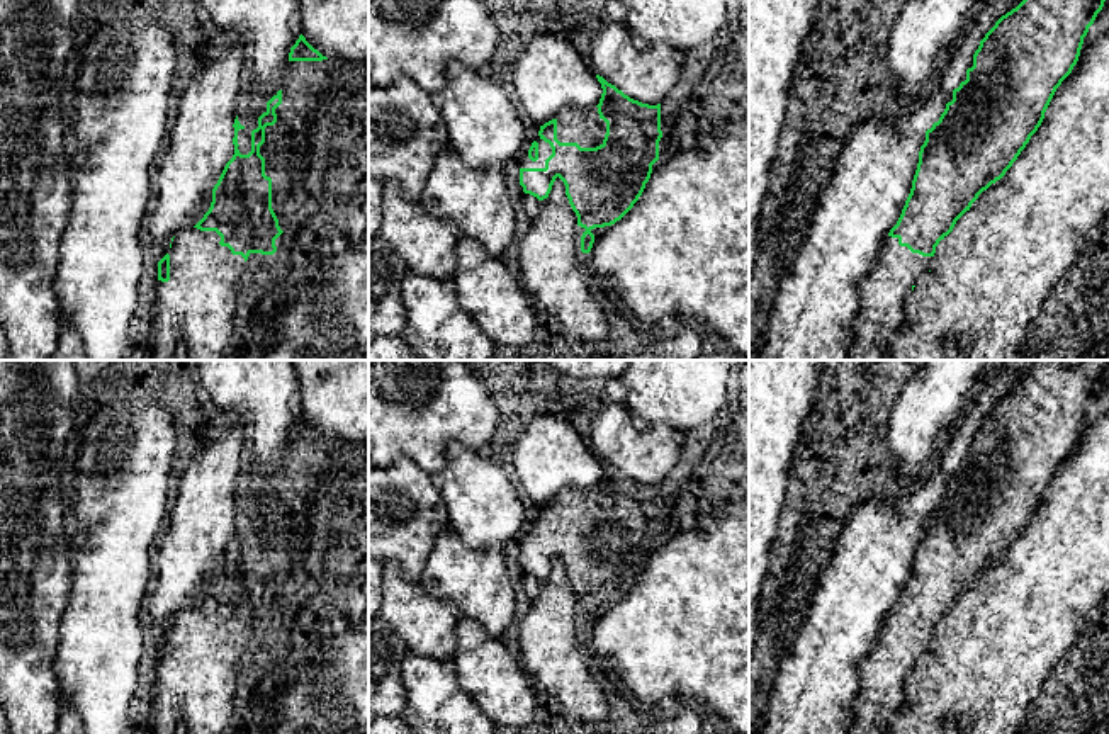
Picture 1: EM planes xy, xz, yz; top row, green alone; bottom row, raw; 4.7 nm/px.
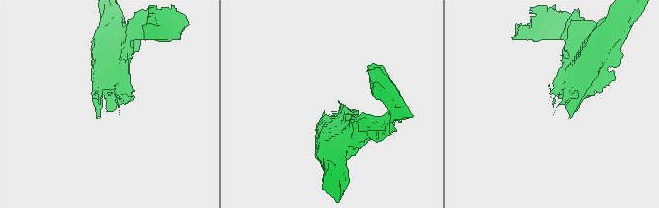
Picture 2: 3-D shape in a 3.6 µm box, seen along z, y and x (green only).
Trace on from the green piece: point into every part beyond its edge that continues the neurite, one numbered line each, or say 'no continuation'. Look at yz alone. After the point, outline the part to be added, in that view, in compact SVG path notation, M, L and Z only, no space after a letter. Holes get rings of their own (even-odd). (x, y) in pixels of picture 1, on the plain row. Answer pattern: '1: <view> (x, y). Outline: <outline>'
1: yz (882, 694). Outline: M885 617L870 656L858 666L859 690L851 705L847 734L888 734L892 717L907 702L905 680L934 637L912 634L898 618Z

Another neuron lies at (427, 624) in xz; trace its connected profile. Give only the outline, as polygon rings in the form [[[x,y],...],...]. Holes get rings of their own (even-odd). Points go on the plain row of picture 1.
[[[397,561],[382,564],[379,617],[404,639],[409,652],[430,659],[453,659],[460,612],[453,603],[433,598],[419,581],[404,579]]]

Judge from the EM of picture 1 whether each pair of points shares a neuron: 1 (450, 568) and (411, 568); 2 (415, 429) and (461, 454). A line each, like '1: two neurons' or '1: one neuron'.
1: two neurons
2: two neurons

